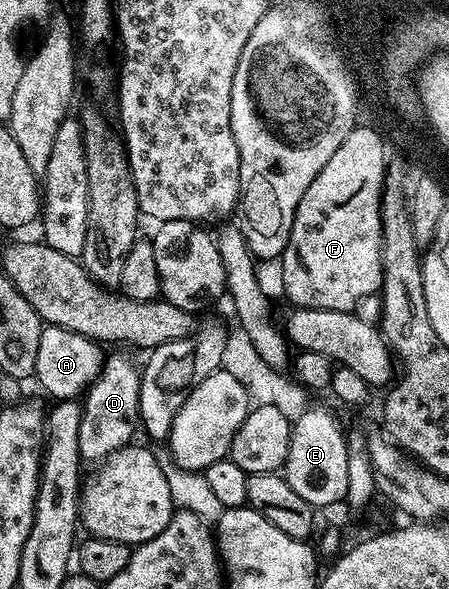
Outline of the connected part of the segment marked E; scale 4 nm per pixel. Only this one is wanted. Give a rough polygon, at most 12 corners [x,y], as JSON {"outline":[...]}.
{"outline":[[328,408],[292,422],[282,469],[313,509],[347,494],[346,432]]}

